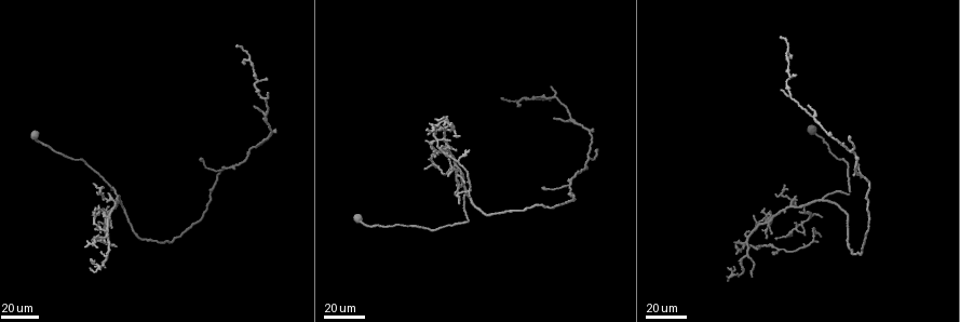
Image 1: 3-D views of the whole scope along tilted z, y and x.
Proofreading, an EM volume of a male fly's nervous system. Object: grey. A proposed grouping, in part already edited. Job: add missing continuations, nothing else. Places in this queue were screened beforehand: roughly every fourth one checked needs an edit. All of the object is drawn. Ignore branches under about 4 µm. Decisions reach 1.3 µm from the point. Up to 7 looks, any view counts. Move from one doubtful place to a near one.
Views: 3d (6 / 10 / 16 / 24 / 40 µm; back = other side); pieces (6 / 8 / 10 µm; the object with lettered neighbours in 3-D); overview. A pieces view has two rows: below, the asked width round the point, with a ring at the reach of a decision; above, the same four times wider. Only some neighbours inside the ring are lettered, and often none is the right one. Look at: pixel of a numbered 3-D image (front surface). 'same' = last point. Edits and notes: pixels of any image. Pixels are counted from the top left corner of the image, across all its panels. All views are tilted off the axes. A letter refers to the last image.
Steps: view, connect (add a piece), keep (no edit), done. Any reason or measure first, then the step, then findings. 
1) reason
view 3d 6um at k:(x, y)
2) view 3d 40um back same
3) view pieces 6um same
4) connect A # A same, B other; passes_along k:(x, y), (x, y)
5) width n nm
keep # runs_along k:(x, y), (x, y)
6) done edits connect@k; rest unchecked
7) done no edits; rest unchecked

an open end
view 3d 40um at 1:(448, 175)

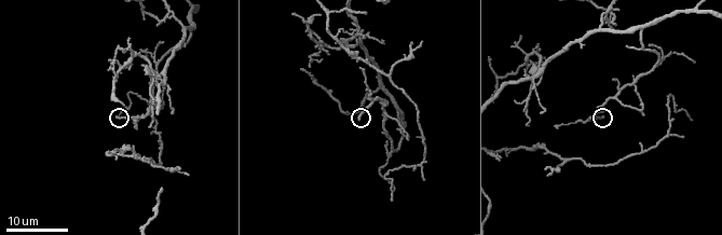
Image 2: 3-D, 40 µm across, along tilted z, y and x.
view pieces 10um at 2:(118, 119)

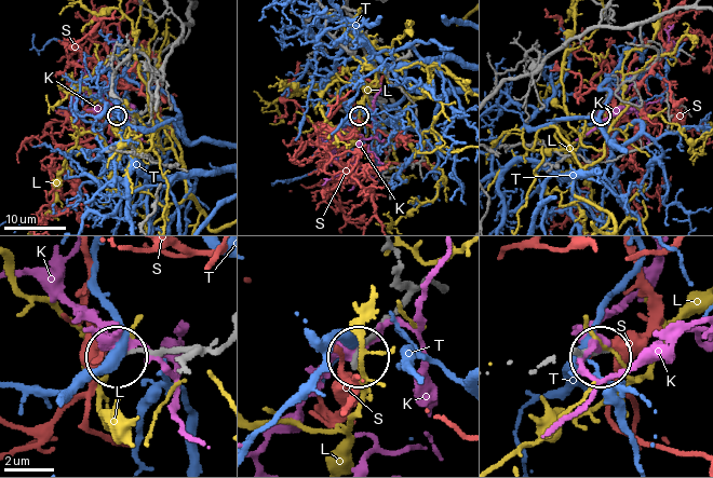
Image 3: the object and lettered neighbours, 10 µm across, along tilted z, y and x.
width 210 nm
keep # K other, L other, S other, T other; runs_along 3:(218, 345), (121, 351); no lettered piece goes on from it

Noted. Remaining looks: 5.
view 3d 24um at 1:(255, 108)

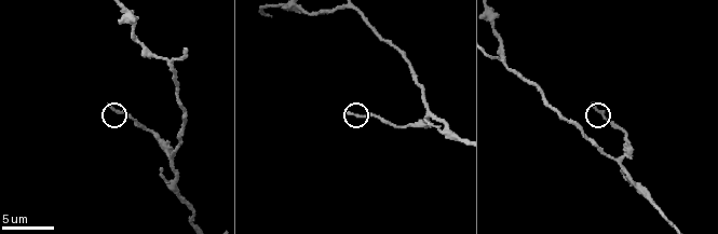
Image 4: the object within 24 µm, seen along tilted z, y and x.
see the neighbours
view pieces 10um at 4:(593, 104)

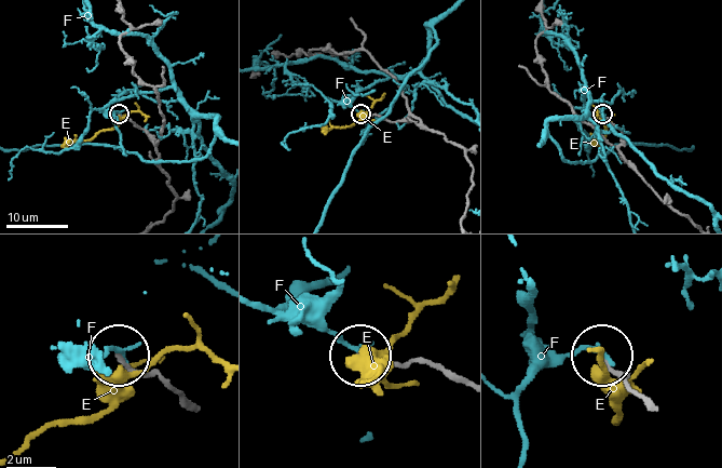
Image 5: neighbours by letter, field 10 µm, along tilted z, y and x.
keep # E other, F other; runs_along 5:(190, 409), (162, 380), (134, 373), (122, 359); no lettered piece goes on from it

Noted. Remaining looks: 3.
branch stops here
view 3d 40um at 1:(268, 91)

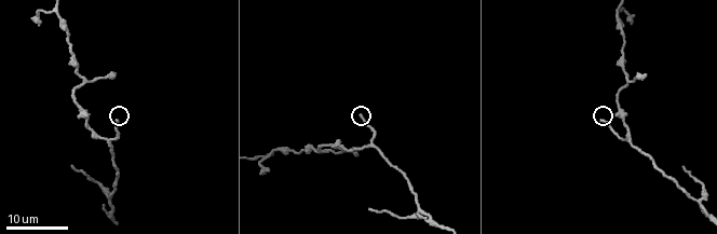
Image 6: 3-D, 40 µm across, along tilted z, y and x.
see the neighbours
view pieces 6um at 6:(359, 116)

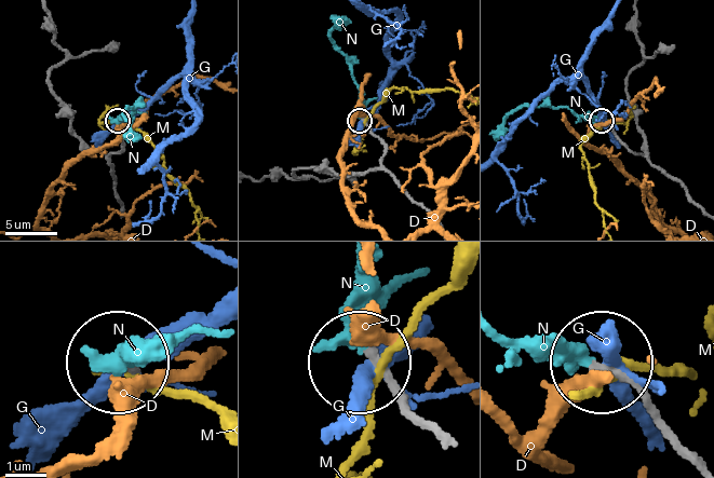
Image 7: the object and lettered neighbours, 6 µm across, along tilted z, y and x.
width 190 nm
connect N # D other, G other, M other, N same; the cell continues

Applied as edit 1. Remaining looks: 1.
done edits connect@7; rest unchecked

